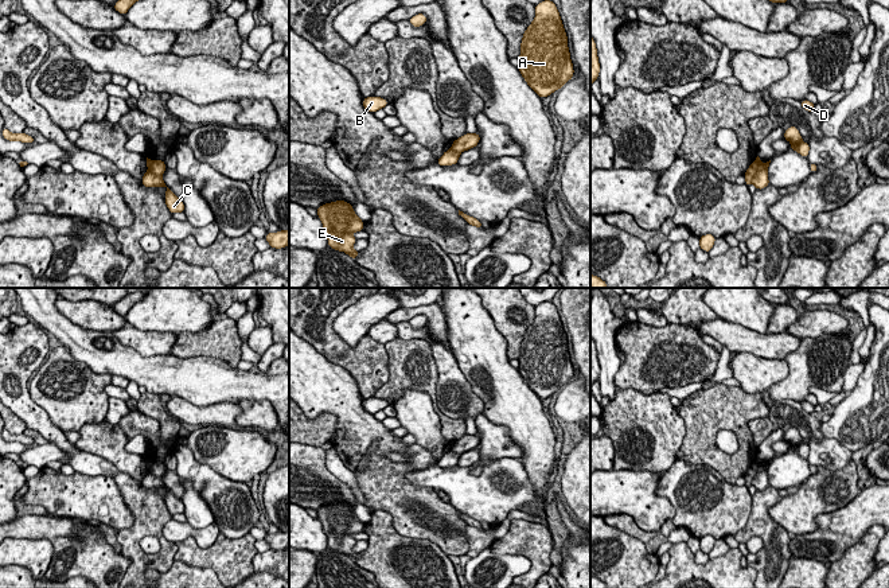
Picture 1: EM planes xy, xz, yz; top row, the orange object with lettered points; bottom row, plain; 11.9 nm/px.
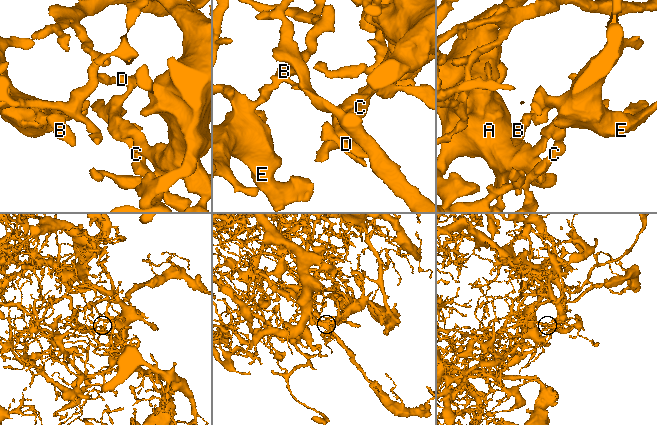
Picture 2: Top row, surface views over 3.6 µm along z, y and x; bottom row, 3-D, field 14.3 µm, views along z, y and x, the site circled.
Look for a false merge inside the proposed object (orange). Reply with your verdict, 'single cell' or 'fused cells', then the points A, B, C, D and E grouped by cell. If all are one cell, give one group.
fused cells | A B E / C D

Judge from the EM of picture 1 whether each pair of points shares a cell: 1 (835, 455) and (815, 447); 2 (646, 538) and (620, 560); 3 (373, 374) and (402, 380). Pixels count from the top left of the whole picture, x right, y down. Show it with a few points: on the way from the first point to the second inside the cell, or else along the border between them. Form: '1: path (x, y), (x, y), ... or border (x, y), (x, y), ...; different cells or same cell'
1: path (830, 450), (821, 447); same cell
2: border (613, 526), (636, 537), (655, 556); different cells
3: border (385, 346), (389, 354), (389, 378), (373, 396); different cells

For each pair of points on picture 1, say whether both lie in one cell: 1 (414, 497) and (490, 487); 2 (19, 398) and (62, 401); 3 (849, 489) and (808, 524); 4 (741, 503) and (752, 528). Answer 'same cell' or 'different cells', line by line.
1: different cells
2: different cells
3: same cell
4: different cells

